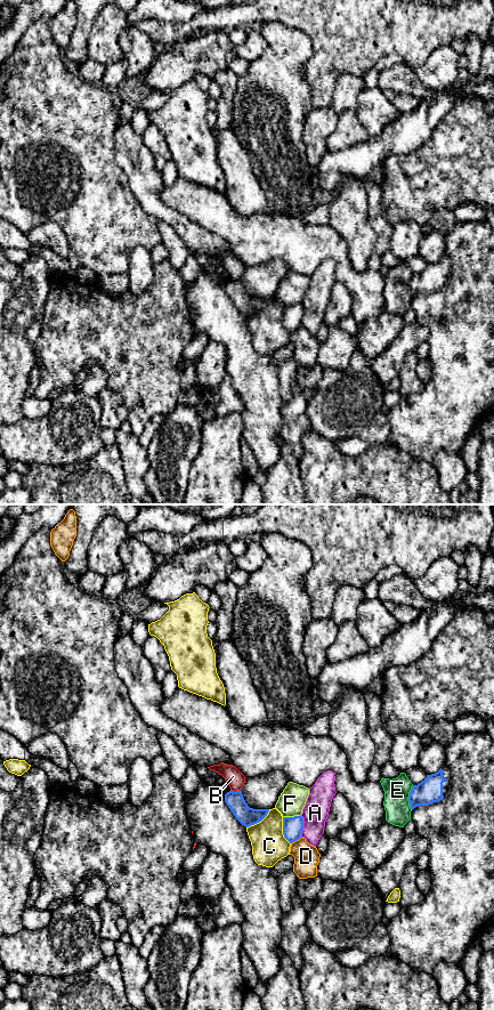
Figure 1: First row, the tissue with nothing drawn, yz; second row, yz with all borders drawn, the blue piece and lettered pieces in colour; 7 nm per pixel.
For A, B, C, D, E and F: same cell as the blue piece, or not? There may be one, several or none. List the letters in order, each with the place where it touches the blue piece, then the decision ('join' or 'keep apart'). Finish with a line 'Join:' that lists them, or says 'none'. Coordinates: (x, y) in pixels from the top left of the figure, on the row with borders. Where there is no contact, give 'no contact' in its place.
A: contact yz (302, 825); keep apart
B: contact yz (236, 791); keep apart
C: contact yz (259, 821); keep apart
D: contact yz (296, 840); keep apart
E: contact yz (409, 798); keep apart
F: contact yz (291, 817); keep apart
Join: none

